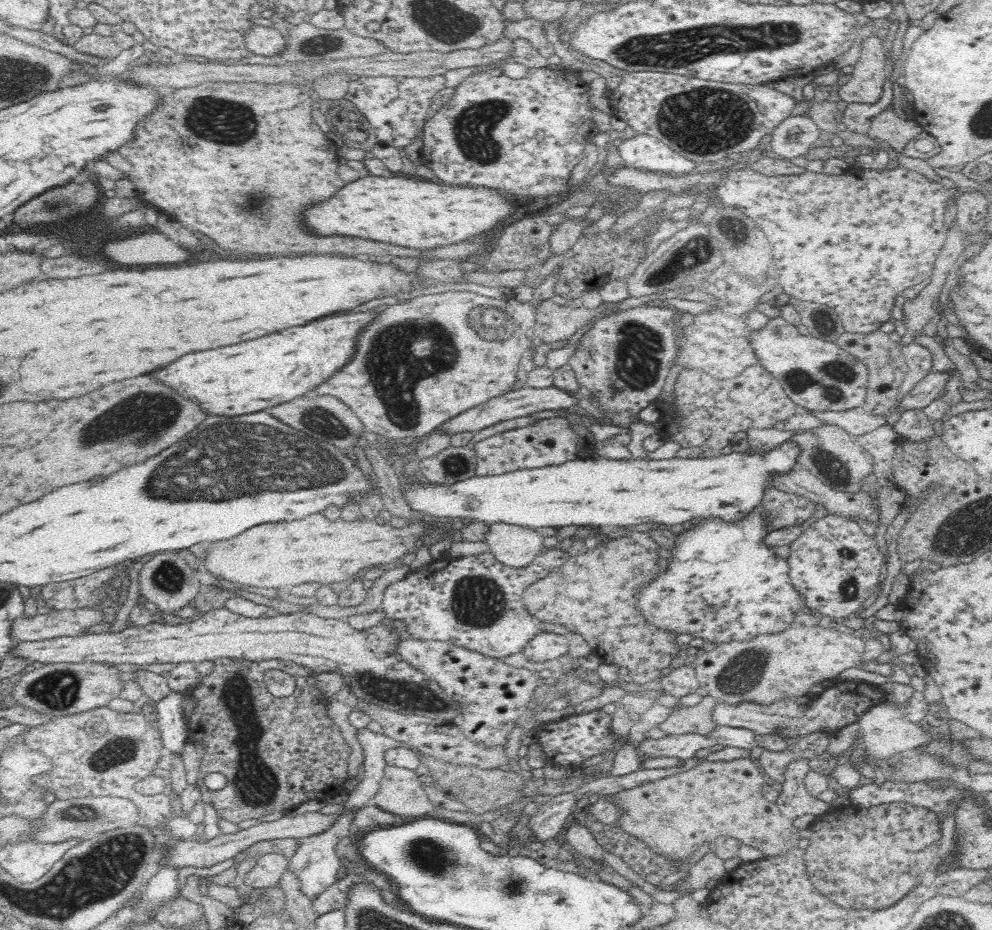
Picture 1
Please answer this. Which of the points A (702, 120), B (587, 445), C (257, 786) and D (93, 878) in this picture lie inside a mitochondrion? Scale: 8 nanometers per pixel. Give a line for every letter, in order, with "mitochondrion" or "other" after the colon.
A: mitochondrion
B: other
C: mitochondrion
D: mitochondrion

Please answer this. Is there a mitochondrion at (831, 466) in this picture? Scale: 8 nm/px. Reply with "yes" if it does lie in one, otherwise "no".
yes

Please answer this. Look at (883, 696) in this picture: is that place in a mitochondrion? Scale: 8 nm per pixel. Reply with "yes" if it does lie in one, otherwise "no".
no

